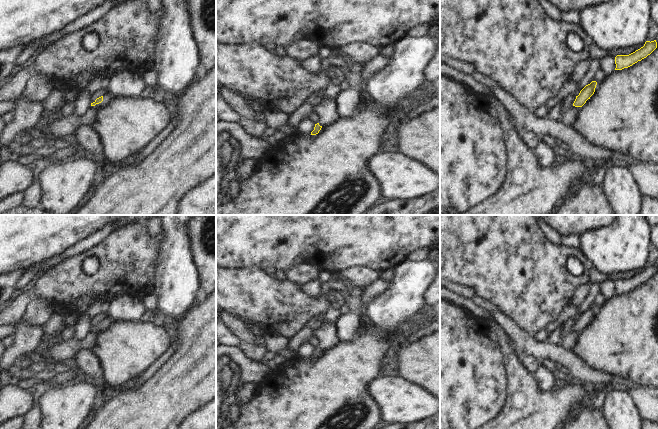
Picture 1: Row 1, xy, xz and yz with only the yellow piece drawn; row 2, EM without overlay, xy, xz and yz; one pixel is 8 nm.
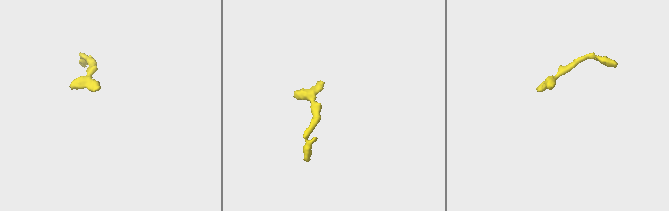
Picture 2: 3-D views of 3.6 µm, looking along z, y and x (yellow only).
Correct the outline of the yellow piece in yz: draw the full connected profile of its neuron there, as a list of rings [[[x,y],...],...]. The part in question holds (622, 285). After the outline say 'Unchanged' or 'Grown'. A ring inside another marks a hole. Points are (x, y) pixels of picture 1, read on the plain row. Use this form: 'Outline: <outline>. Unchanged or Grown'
Outline: [[[646,265],[644,270],[640,273],[636,274],[635,276],[629,279],[617,279],[615,281],[615,294],[622,294],[624,292],[628,292],[633,288],[641,285],[642,283],[646,282],[650,279],[655,273],[657,272],[657,266],[654,265]]]. Unchanged.

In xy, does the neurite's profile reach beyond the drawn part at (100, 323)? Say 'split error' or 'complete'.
split error

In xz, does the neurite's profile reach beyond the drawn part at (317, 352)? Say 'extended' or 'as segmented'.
extended

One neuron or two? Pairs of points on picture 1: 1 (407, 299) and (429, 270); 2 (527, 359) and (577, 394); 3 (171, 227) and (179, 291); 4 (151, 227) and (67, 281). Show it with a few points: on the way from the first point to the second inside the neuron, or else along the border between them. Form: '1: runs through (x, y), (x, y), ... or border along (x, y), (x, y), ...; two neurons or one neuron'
1: runs through (407, 292), (422, 277); one neuron
2: border along (517, 353), (523, 365), (532, 374); two neurons
3: runs through (176, 243), (176, 275); one neuron
4: border along (143, 225), (152, 234), (156, 234), (161, 229); two neurons

